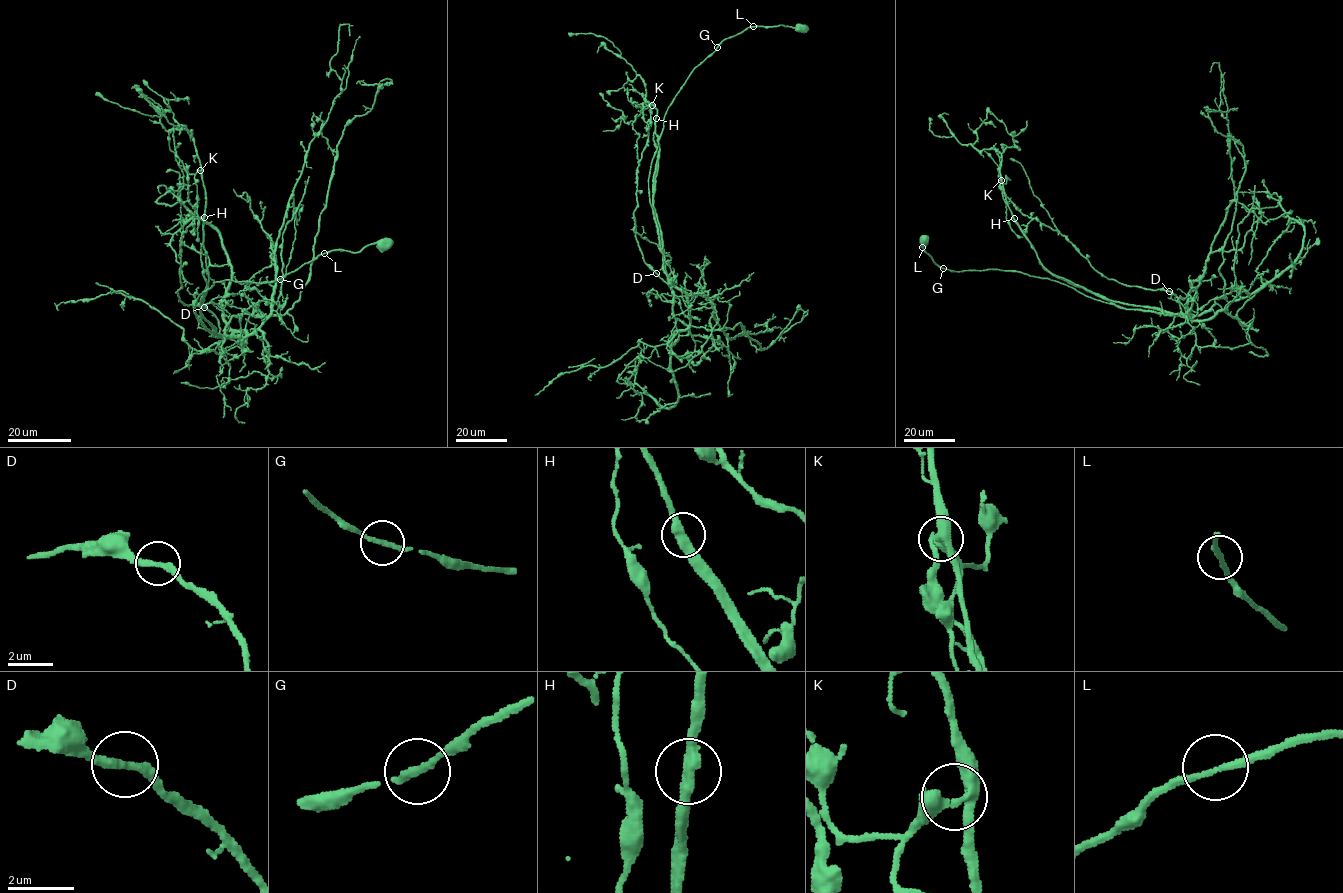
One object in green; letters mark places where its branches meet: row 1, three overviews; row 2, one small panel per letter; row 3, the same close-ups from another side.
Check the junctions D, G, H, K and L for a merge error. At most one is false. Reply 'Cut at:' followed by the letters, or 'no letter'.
Cut at: H

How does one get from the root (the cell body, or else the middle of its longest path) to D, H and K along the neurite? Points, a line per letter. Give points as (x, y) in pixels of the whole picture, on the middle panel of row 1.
D: (801, 27), (749, 27), (724, 39), (693, 70), (668, 108), (651, 163), (649, 196), (669, 285), (656, 273)
H: (801, 27), (747, 27), (724, 39), (693, 70), (667, 109), (651, 163), (654, 216), (656, 118)
K: (801, 27), (747, 27), (724, 39), (693, 70), (667, 109), (651, 163), (654, 216), (659, 144), (652, 105)

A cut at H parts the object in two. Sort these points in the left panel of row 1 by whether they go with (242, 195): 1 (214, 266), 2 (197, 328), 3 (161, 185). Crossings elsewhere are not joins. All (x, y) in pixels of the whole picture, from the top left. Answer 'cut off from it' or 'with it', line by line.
1: with it
2: cut off from it
3: with it

